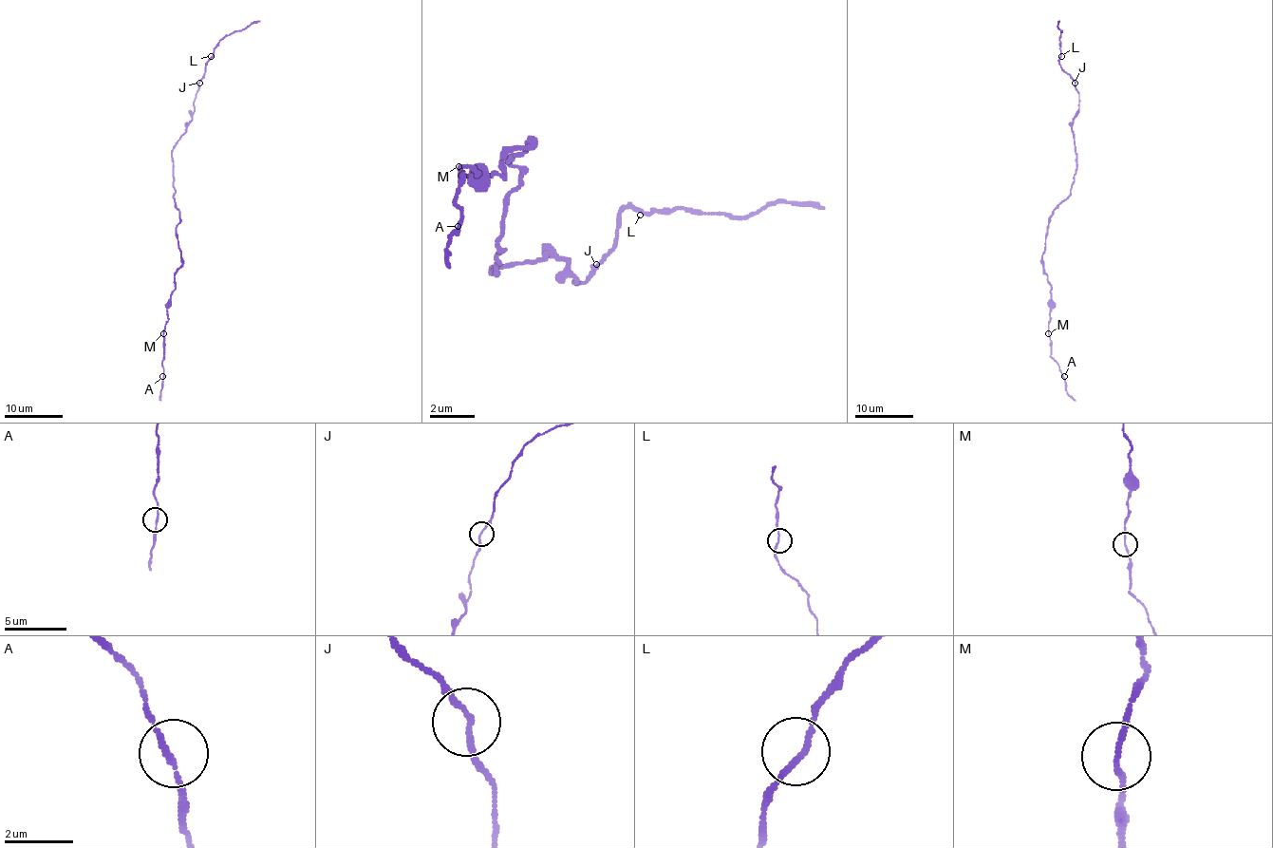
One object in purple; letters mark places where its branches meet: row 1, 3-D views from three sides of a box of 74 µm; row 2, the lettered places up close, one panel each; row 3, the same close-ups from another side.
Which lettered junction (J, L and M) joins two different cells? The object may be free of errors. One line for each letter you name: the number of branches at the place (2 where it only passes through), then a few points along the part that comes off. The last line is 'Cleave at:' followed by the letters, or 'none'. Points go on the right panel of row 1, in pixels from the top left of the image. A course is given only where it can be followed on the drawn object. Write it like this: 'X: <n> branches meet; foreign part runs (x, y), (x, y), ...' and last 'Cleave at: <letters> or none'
Cleave at: none

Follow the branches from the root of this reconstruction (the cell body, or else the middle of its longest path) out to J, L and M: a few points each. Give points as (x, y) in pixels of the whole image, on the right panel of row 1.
J: (1065, 199), (1076, 172), (1071, 123), (1078, 108), (1078, 91), (1075, 83)
L: (1065, 199), (1076, 172), (1071, 123), (1078, 108), (1078, 91), (1059, 64), (1061, 56)
M: (1065, 199), (1049, 218), (1042, 255), (1042, 267), (1051, 286), (1048, 334)

